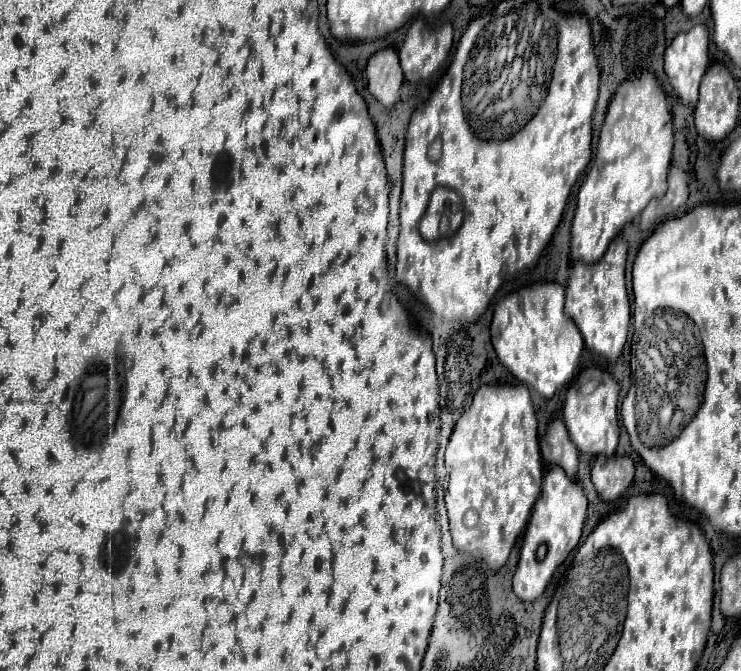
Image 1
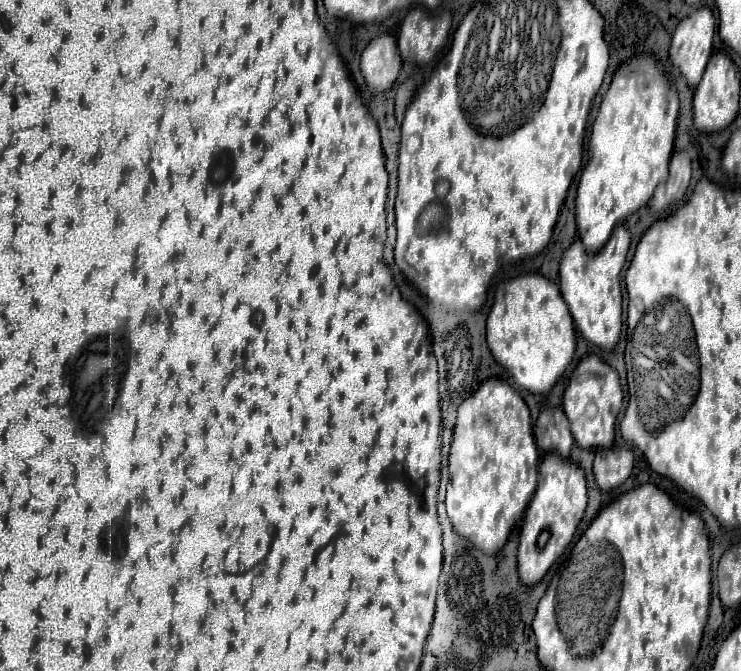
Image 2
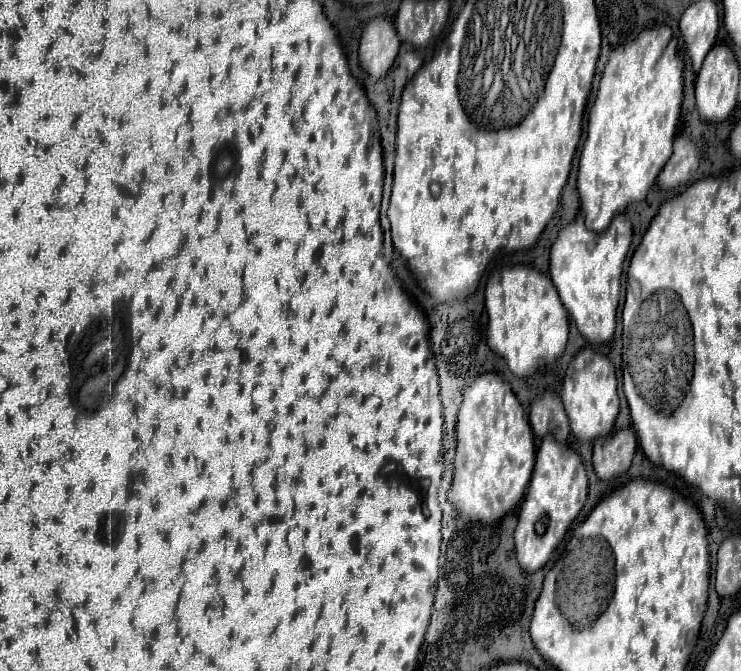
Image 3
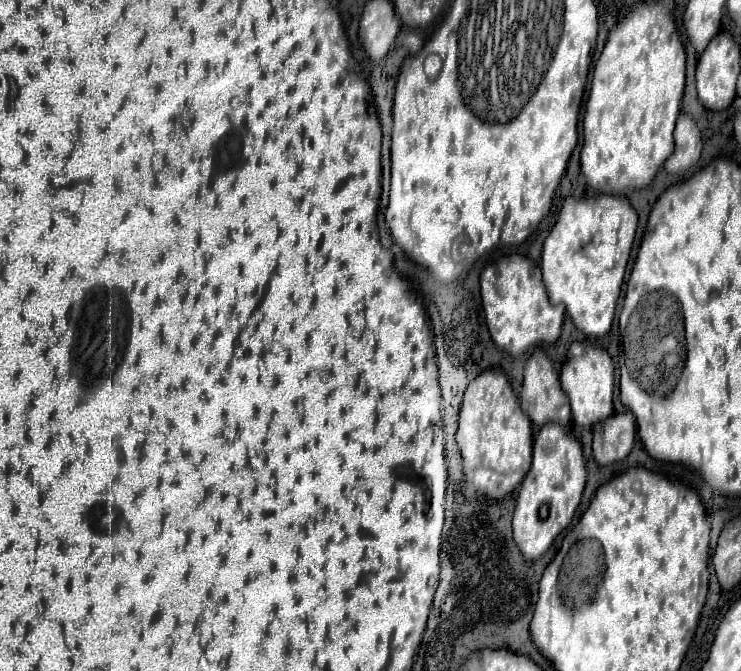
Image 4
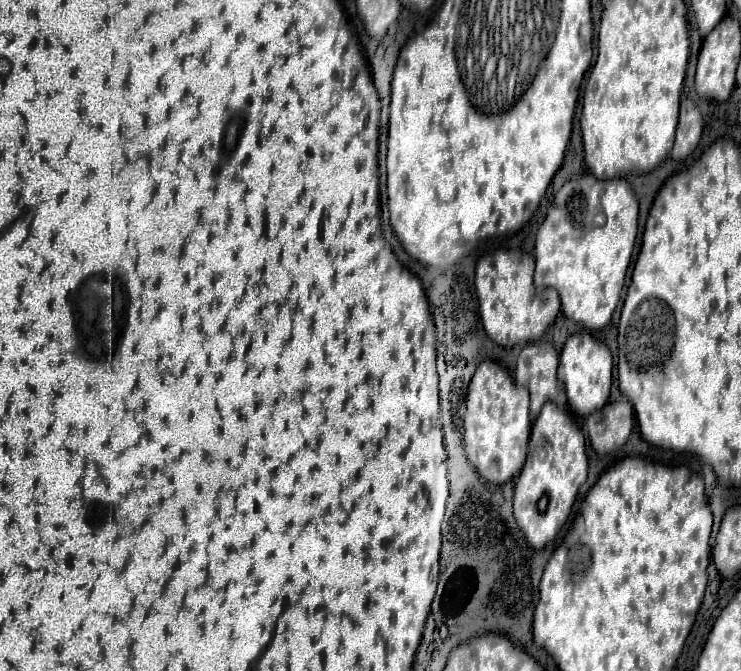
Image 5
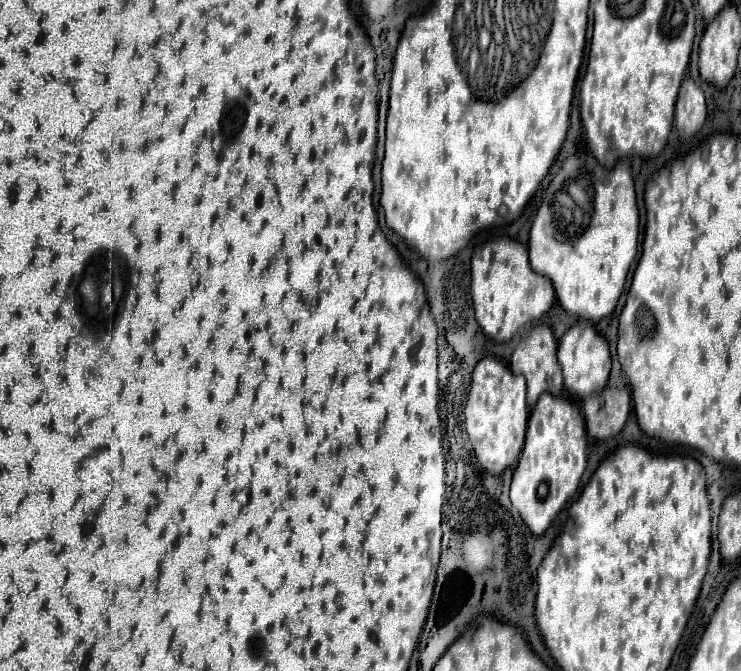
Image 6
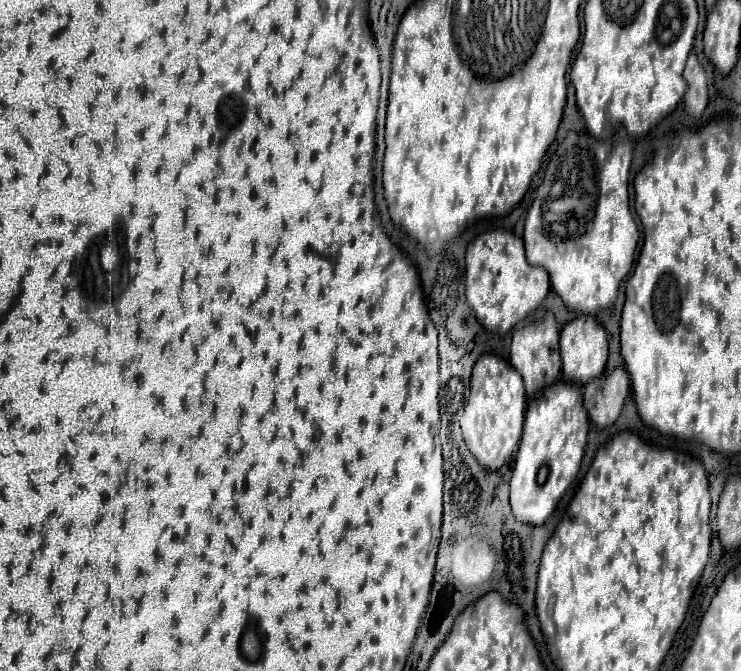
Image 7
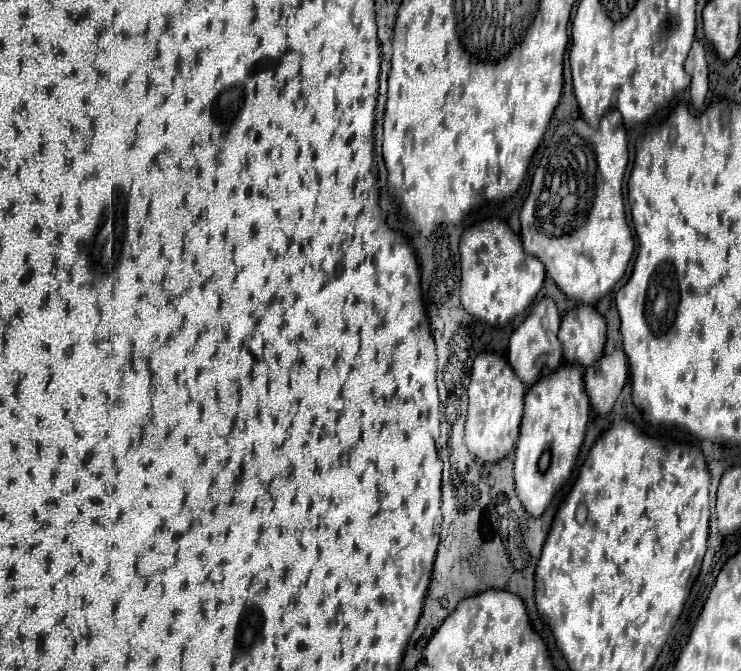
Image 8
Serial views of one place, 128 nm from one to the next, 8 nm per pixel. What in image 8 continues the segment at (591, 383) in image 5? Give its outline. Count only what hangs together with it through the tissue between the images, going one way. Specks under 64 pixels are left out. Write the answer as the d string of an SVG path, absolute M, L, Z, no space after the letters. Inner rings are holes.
M578 304L562 316L558 338L568 364L590 366L602 356L606 342L606 320L594 306Z

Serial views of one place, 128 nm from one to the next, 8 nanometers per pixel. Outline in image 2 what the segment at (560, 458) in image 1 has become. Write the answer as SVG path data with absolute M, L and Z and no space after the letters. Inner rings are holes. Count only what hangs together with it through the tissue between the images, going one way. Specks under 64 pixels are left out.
M562 408L542 410L534 426L534 438L542 452L556 450L562 458L568 458L572 448L572 434L564 410Z

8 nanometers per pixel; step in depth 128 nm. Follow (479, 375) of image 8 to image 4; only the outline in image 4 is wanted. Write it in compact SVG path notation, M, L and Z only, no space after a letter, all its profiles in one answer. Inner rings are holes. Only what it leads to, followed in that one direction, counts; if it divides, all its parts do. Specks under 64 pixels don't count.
M488 368L468 384L458 424L456 442L464 460L466 494L472 500L478 496L502 500L522 482L532 462L532 422L520 408L504 372Z

